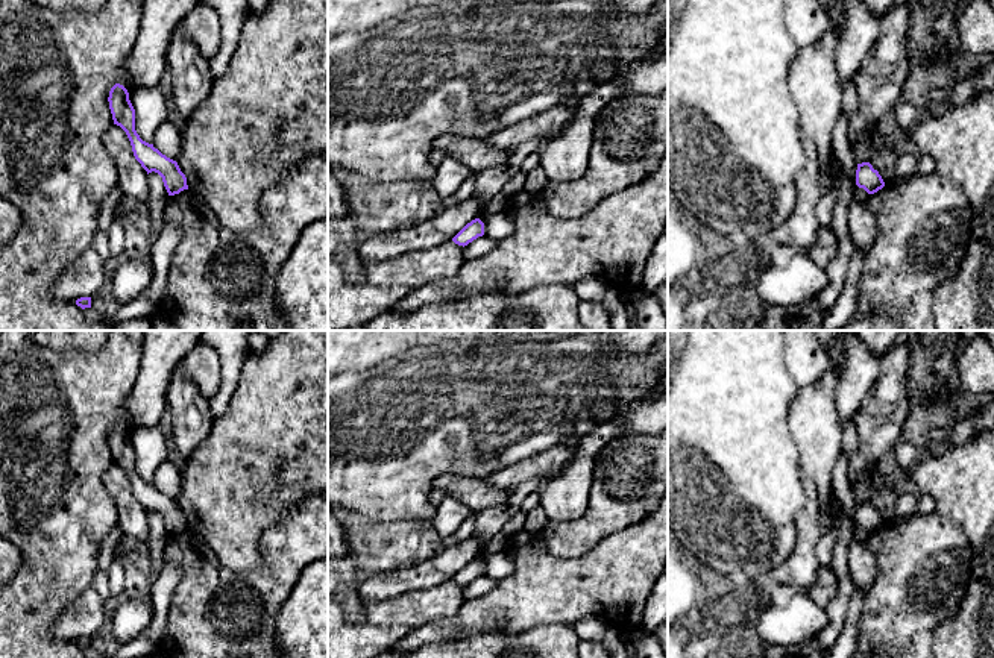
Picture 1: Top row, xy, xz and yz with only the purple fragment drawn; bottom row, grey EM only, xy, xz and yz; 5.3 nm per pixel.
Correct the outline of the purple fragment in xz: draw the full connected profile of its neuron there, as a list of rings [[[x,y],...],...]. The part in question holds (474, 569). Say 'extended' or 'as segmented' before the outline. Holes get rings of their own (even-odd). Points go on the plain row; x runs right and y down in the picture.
as segmented | [[[480,558],[472,559],[467,562],[454,578],[452,581],[458,585],[467,585],[478,576],[484,575],[484,562]]]

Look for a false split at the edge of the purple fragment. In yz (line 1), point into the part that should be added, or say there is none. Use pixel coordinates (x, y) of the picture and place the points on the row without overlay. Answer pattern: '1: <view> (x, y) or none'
1: none

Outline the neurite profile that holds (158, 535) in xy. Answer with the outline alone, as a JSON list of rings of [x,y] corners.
[[[155,511],[149,512],[147,522],[149,522],[149,540],[146,546],[150,553],[152,572],[156,581],[164,564],[164,549],[170,535],[164,526],[162,517],[158,512]]]

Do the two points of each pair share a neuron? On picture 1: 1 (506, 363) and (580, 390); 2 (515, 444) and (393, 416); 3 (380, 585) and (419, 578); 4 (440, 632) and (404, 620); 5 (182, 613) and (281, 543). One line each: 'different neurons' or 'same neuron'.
1: same neuron
2: same neuron
3: same neuron
4: different neurons
5: same neuron

